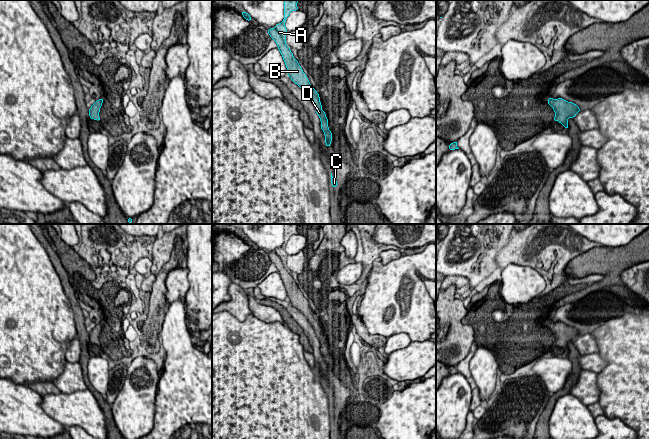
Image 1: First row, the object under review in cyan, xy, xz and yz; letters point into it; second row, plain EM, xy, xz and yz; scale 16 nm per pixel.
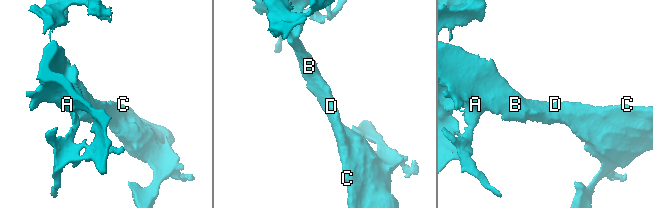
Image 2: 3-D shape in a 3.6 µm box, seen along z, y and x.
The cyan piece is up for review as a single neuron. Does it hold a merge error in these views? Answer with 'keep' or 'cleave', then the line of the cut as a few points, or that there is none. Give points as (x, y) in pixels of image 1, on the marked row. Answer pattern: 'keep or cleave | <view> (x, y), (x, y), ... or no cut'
keep | no cut

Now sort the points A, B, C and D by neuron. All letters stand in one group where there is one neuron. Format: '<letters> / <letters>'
A B C D

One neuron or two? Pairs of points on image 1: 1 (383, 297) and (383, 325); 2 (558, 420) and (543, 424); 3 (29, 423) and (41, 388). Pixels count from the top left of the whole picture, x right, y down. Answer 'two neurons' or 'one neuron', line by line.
1: one neuron
2: two neurons
3: two neurons

